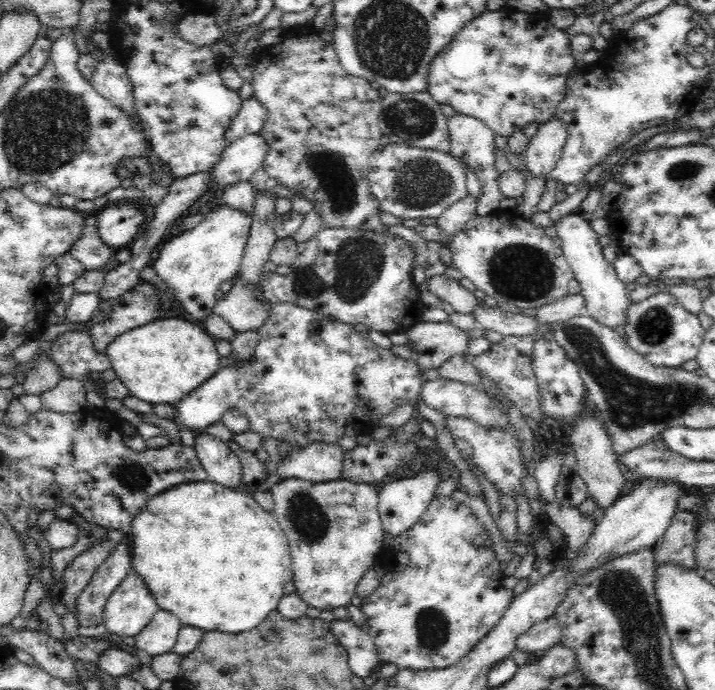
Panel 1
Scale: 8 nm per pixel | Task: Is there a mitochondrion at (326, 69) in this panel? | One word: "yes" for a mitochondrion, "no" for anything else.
no

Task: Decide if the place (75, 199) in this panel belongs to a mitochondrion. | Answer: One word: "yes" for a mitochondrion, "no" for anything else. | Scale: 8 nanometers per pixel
no

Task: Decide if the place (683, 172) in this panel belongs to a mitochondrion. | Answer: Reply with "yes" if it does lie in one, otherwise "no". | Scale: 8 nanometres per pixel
yes

